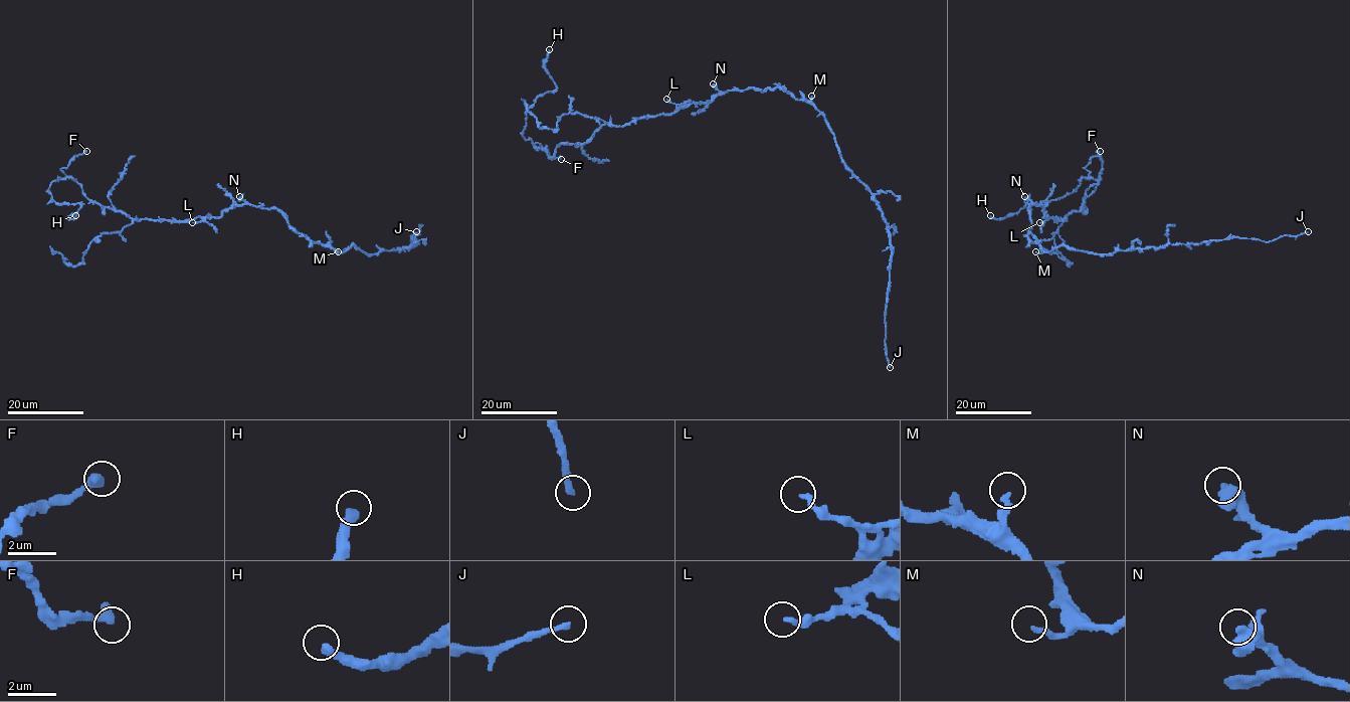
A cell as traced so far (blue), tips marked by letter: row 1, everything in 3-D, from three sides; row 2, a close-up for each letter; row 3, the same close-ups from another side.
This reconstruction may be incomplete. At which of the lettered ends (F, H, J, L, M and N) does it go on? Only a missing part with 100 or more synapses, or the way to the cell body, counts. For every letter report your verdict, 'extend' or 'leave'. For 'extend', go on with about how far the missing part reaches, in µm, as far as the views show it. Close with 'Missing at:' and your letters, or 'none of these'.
F: leave
H: leave
J: extend; missing 200 µm
L: leave
M: leave
N: leave
Missing at: J

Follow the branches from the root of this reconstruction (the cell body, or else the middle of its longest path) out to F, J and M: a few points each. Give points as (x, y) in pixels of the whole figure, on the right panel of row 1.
F: (1029, 208), (1040, 205), (1043, 216), (1055, 220), (1081, 211), (1084, 194), (1098, 182), (1083, 168), (1100, 151)
J: (1029, 208), (1028, 237), (1046, 251), (1068, 246), (1114, 253), (1233, 237), (1272, 241), (1308, 231)
M: (1029, 208), (1028, 237), (1039, 246), (1040, 251), (1035, 251)

